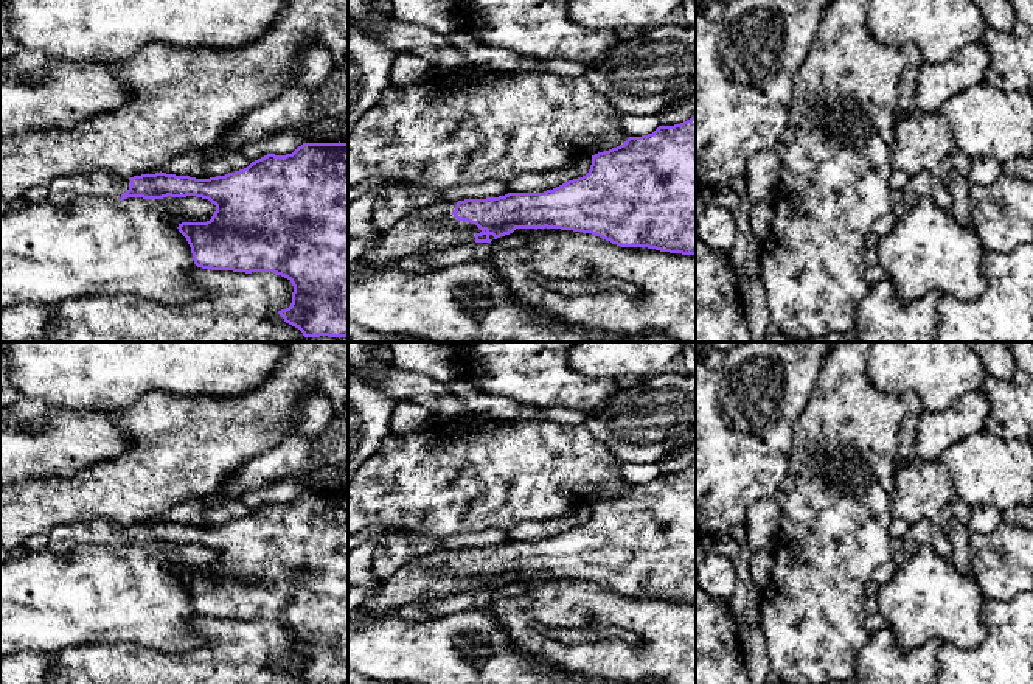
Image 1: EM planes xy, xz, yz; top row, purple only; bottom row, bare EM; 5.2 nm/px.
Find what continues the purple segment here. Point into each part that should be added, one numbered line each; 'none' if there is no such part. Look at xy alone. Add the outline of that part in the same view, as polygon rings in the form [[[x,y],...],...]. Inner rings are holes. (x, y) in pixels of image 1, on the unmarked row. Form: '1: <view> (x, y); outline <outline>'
1: xy (66, 538); outline [[[109,521],[73,522],[51,529],[48,546],[53,553],[73,553],[84,546],[120,549],[129,538],[130,529]]]

